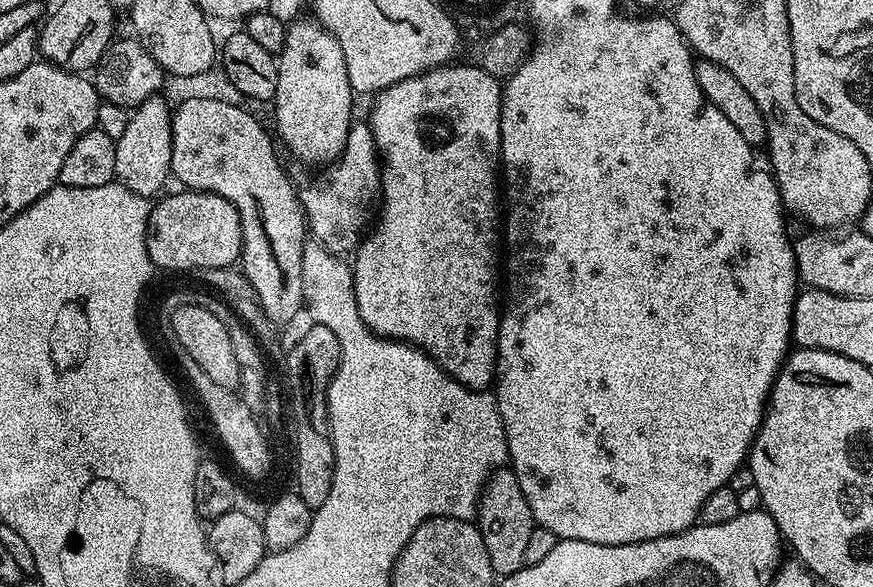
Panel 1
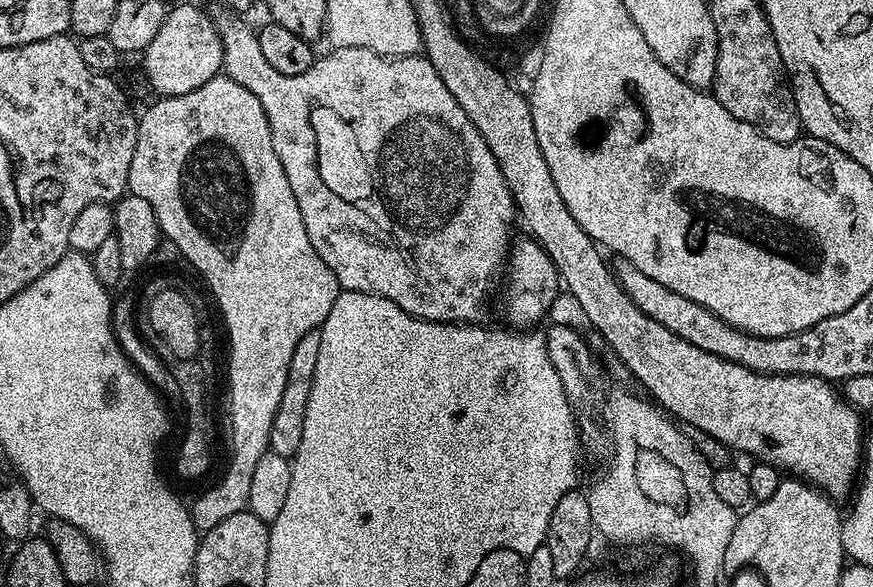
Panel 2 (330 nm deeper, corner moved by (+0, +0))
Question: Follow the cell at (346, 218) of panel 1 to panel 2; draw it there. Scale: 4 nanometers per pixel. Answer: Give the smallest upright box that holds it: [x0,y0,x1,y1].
[214,14,518,324]

